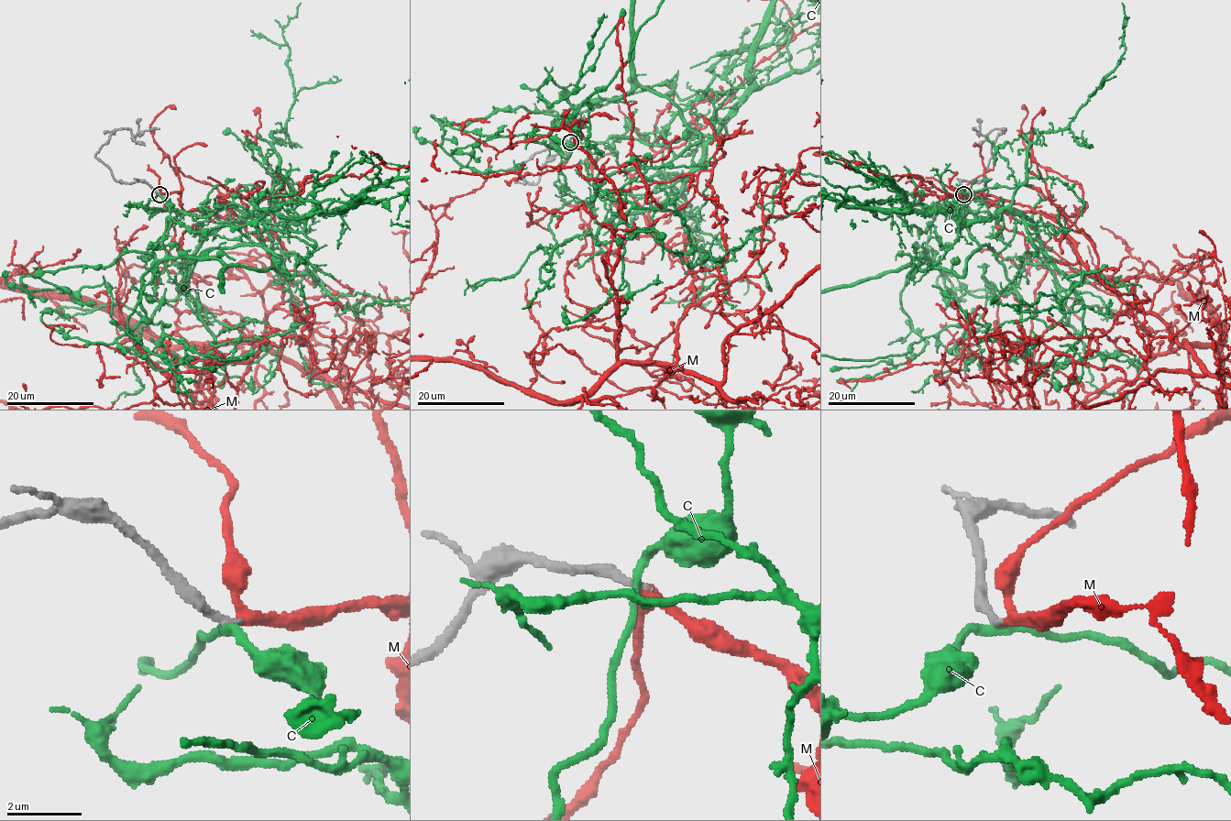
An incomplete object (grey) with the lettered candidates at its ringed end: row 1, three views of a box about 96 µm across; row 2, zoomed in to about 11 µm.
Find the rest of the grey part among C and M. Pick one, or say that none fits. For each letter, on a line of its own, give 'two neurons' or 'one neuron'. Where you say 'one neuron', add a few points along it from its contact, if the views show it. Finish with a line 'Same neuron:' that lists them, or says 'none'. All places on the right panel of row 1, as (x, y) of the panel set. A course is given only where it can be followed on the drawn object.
C: two neurons
M: one neuron
Same neuron: M

